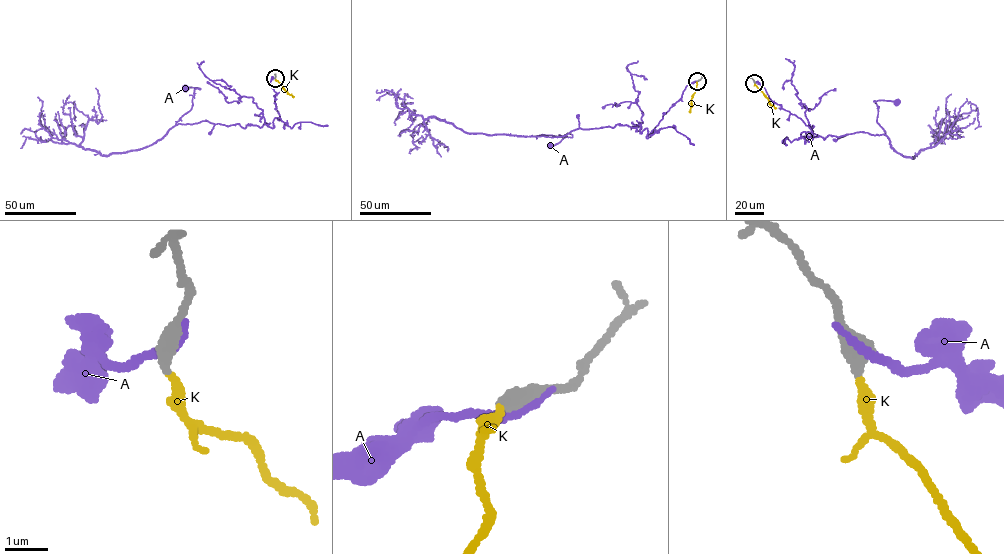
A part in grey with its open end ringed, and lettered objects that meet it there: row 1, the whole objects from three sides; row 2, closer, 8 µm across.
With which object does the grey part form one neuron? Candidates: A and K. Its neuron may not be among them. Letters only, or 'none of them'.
K

